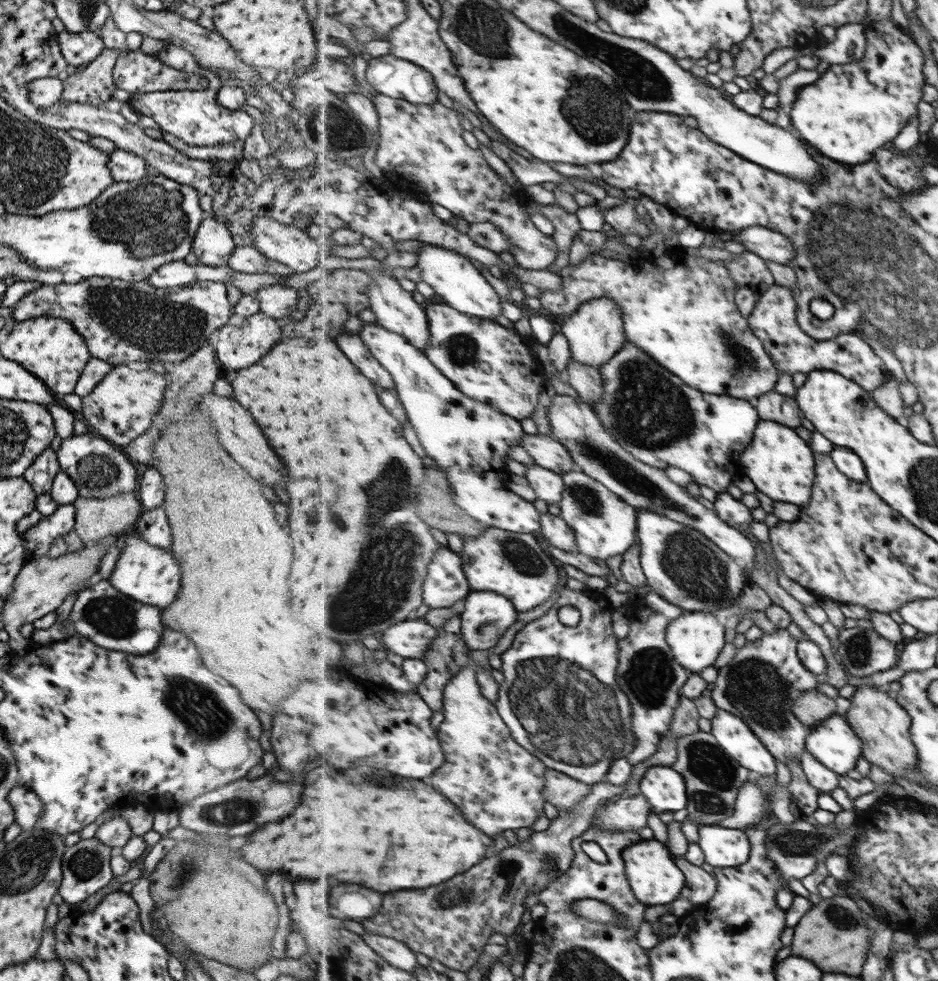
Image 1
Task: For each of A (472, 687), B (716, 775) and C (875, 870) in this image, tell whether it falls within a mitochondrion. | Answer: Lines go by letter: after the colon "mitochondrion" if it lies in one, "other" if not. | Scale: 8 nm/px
A: other
B: mitochondrion
C: other

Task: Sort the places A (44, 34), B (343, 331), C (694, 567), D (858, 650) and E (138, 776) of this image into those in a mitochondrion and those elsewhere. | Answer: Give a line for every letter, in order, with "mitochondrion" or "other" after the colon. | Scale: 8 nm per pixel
A: other
B: other
C: mitochondrion
D: mitochondrion
E: other

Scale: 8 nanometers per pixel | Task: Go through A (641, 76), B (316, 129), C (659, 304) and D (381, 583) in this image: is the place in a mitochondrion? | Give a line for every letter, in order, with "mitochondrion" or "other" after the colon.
A: mitochondrion
B: mitochondrion
C: other
D: mitochondrion

